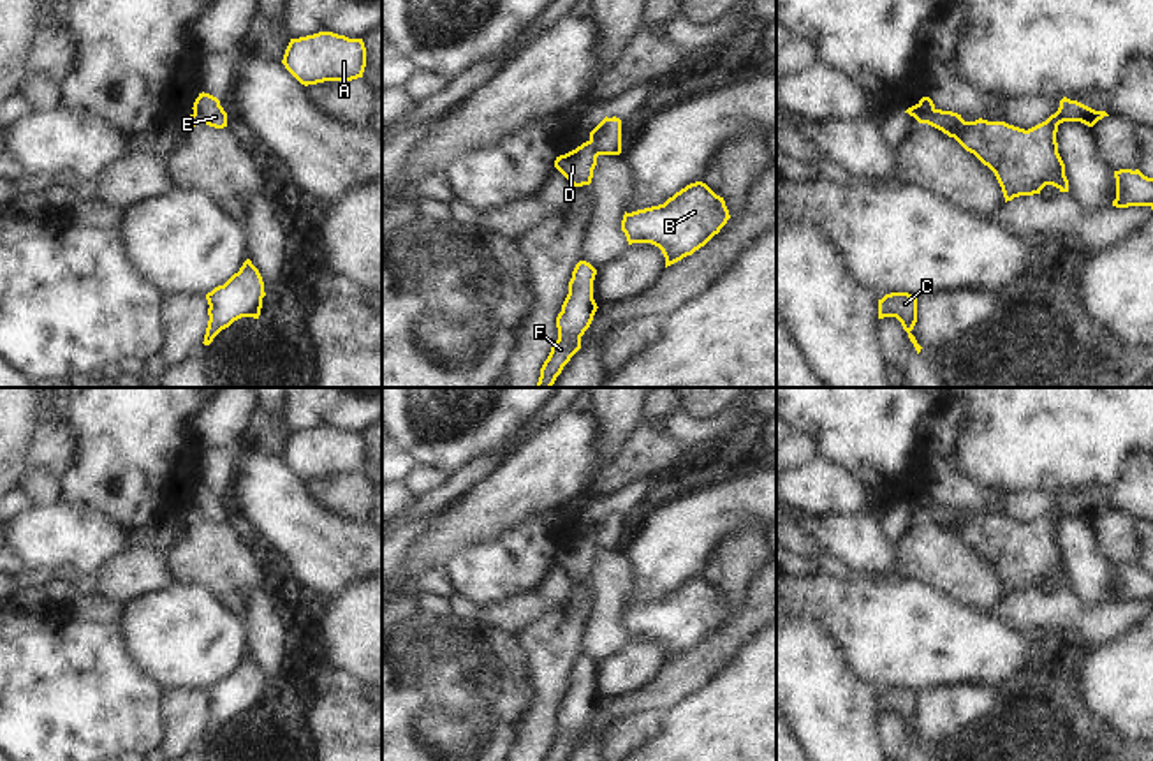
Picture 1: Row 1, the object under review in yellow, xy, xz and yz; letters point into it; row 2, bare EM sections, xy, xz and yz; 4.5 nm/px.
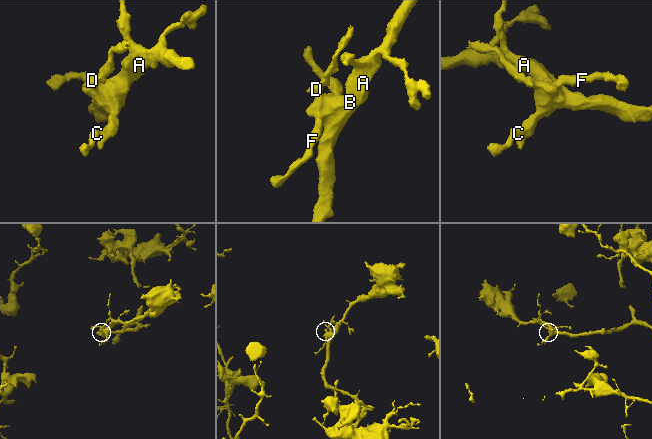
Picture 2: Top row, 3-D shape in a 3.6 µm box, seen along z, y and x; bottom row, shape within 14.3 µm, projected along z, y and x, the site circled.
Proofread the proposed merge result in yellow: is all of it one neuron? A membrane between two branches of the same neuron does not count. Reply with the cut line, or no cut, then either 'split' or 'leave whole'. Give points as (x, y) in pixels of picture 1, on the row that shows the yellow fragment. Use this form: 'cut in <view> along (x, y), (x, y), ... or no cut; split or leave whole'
cut in yz along (933, 108), (923, 122); split

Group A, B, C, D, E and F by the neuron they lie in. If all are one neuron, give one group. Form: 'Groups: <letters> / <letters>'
Groups: A B C D F / E.

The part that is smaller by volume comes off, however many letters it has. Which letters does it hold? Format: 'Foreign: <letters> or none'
Foreign: E

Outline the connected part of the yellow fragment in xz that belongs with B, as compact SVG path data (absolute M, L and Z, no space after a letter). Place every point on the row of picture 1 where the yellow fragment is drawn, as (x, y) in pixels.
M695 181L664 204L623 215L621 231L632 243L651 243L665 257L665 268L704 247L731 218L723 197Z

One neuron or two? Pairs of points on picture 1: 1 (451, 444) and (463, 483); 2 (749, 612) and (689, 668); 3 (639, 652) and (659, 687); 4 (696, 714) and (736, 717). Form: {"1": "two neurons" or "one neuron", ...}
{"1": "two neurons", "2": "one neuron", "3": "two neurons", "4": "one neuron"}

